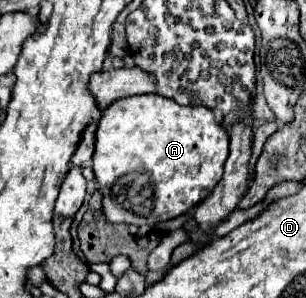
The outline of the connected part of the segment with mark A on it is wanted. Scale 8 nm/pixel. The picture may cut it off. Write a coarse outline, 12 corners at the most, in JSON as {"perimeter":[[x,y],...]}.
{"perimeter":[[134,95],[102,111],[112,223],[188,213],[230,135],[210,109]]}

